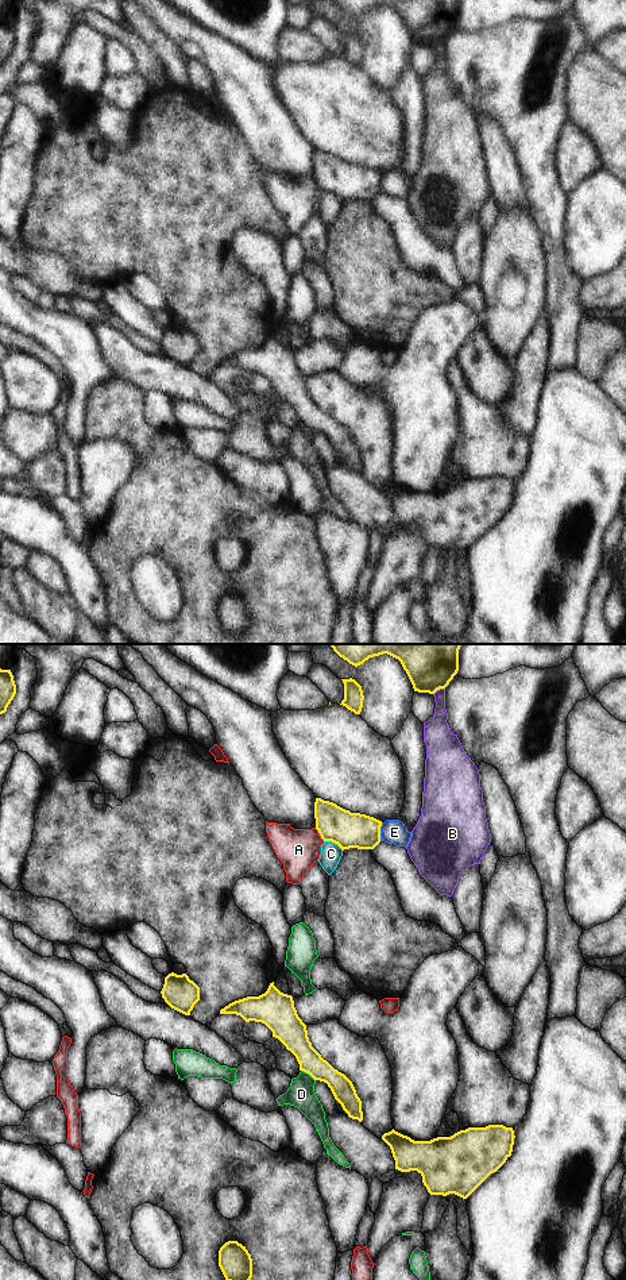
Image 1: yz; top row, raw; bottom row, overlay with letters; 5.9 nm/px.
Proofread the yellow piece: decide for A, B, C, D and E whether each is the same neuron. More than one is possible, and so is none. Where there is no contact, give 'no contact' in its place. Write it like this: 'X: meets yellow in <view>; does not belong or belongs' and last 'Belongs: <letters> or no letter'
A: meets yellow in yz; does not belong
B: meets yellow in yz; does not belong
C: meets yellow in yz; does not belong
D: meets yellow in yz; does not belong
E: meets yellow in yz; does not belong
Belongs: no letter

